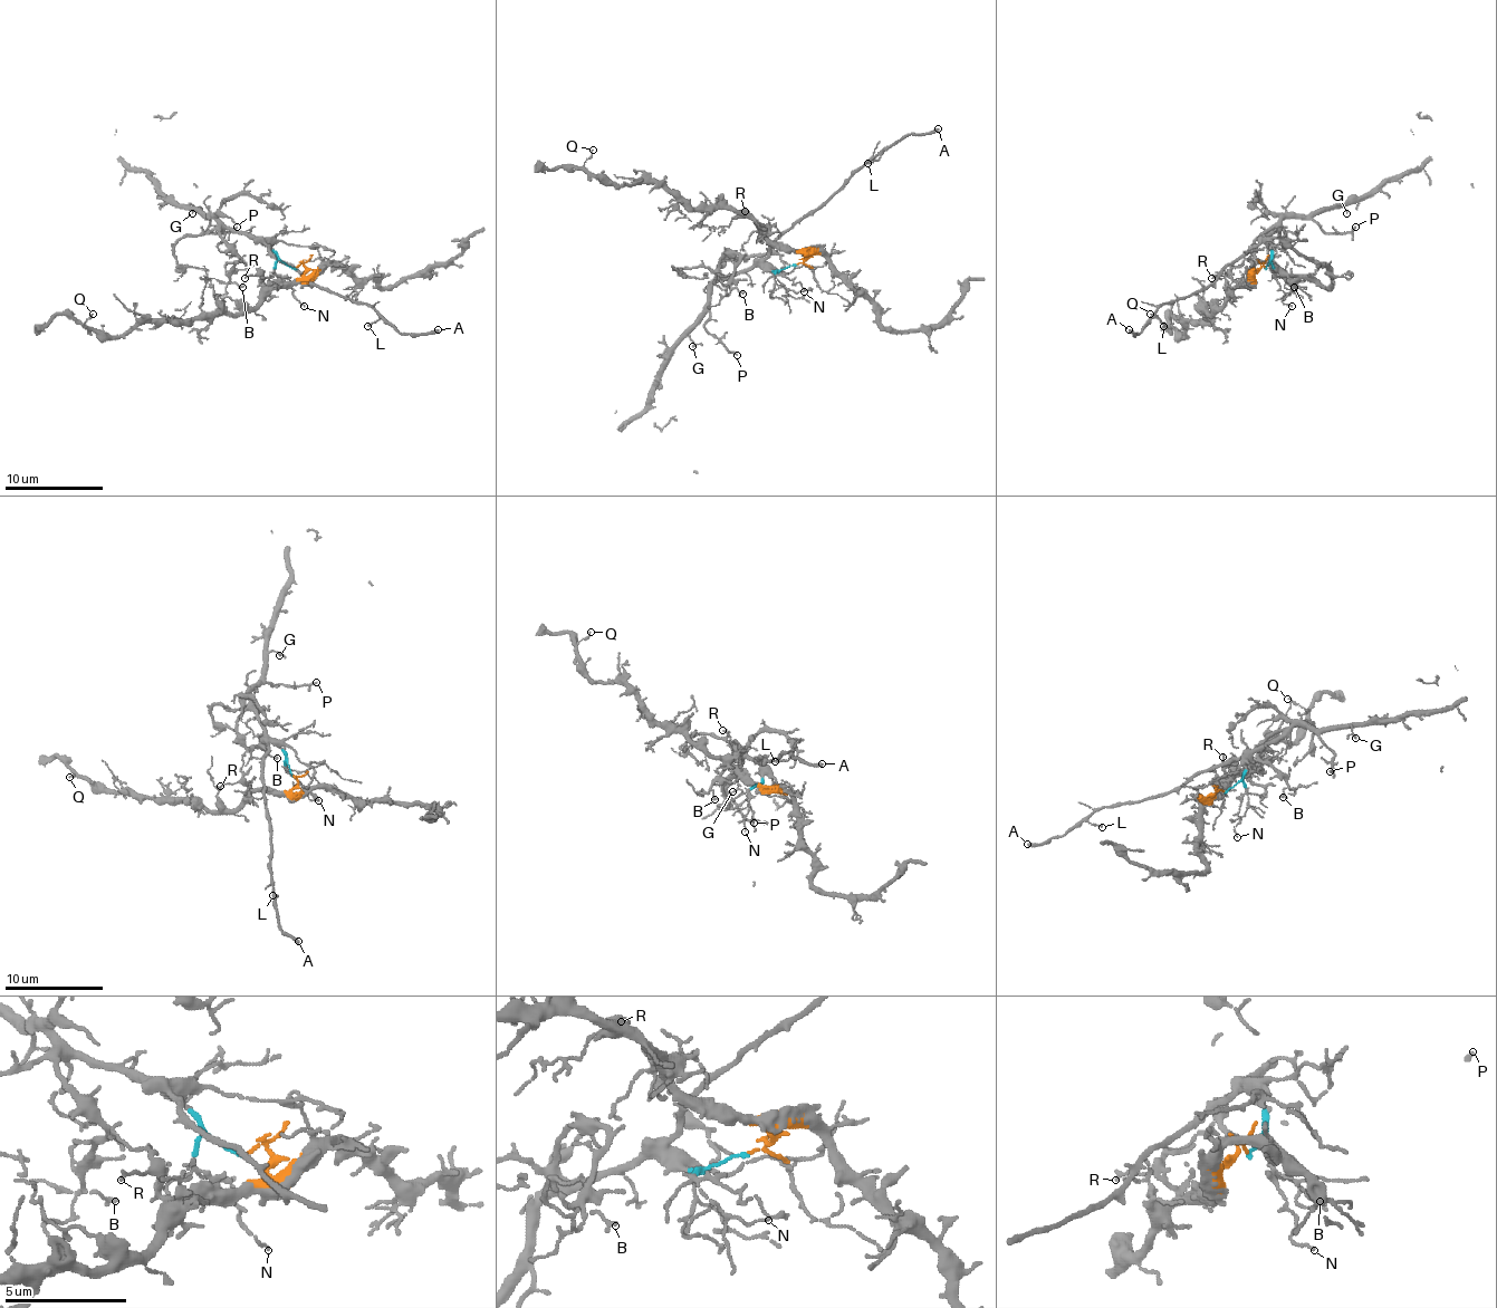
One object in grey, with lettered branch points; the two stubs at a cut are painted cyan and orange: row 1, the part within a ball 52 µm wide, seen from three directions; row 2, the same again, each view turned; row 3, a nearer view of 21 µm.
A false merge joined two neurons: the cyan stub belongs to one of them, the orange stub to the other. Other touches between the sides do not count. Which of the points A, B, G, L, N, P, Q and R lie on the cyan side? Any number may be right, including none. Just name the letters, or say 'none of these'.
A, B, G, L, N, P

